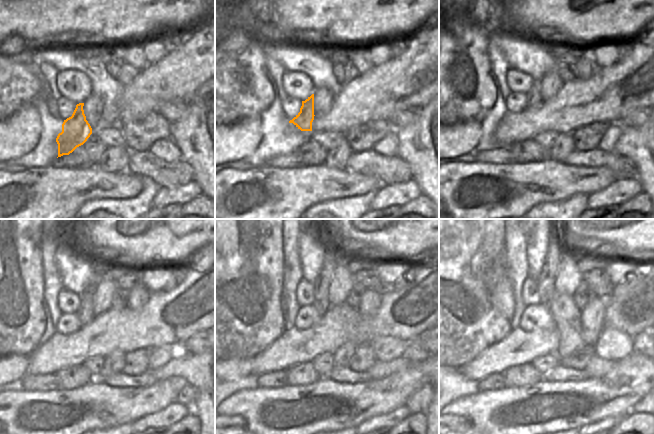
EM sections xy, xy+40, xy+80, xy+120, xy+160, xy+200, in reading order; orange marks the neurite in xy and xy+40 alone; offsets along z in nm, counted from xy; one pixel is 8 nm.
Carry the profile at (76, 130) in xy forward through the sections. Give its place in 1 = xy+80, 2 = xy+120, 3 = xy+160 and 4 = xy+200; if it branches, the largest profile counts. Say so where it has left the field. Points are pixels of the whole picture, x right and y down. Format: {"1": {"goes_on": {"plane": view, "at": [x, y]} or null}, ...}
{"1": {"goes_on": {"plane": "xy+80", "at": [534, 99]}}, "2": {"goes_on": {"plane": "xy+120", "at": [86, 311]}}, "3": {"goes_on": {"plane": "xy+160", "at": [322, 283]}}, "4": {"goes_on": {"plane": "xy+200", "at": [558, 240]}}}

